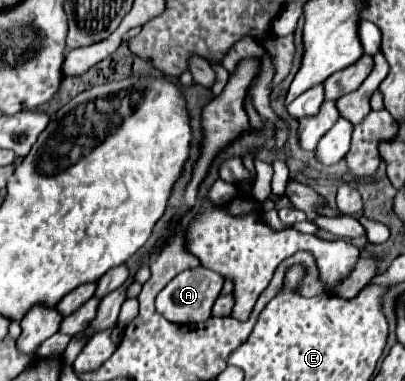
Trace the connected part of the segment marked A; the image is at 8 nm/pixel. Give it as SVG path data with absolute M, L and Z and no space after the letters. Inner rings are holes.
M195 267L189 271L179 273L171 283L167 283L167 287L157 295L157 311L173 323L199 323L199 321L207 321L207 317L211 317L211 307L215 303L215 299L219 297L219 291L223 287L223 277L217 275L211 269L205 267Z

